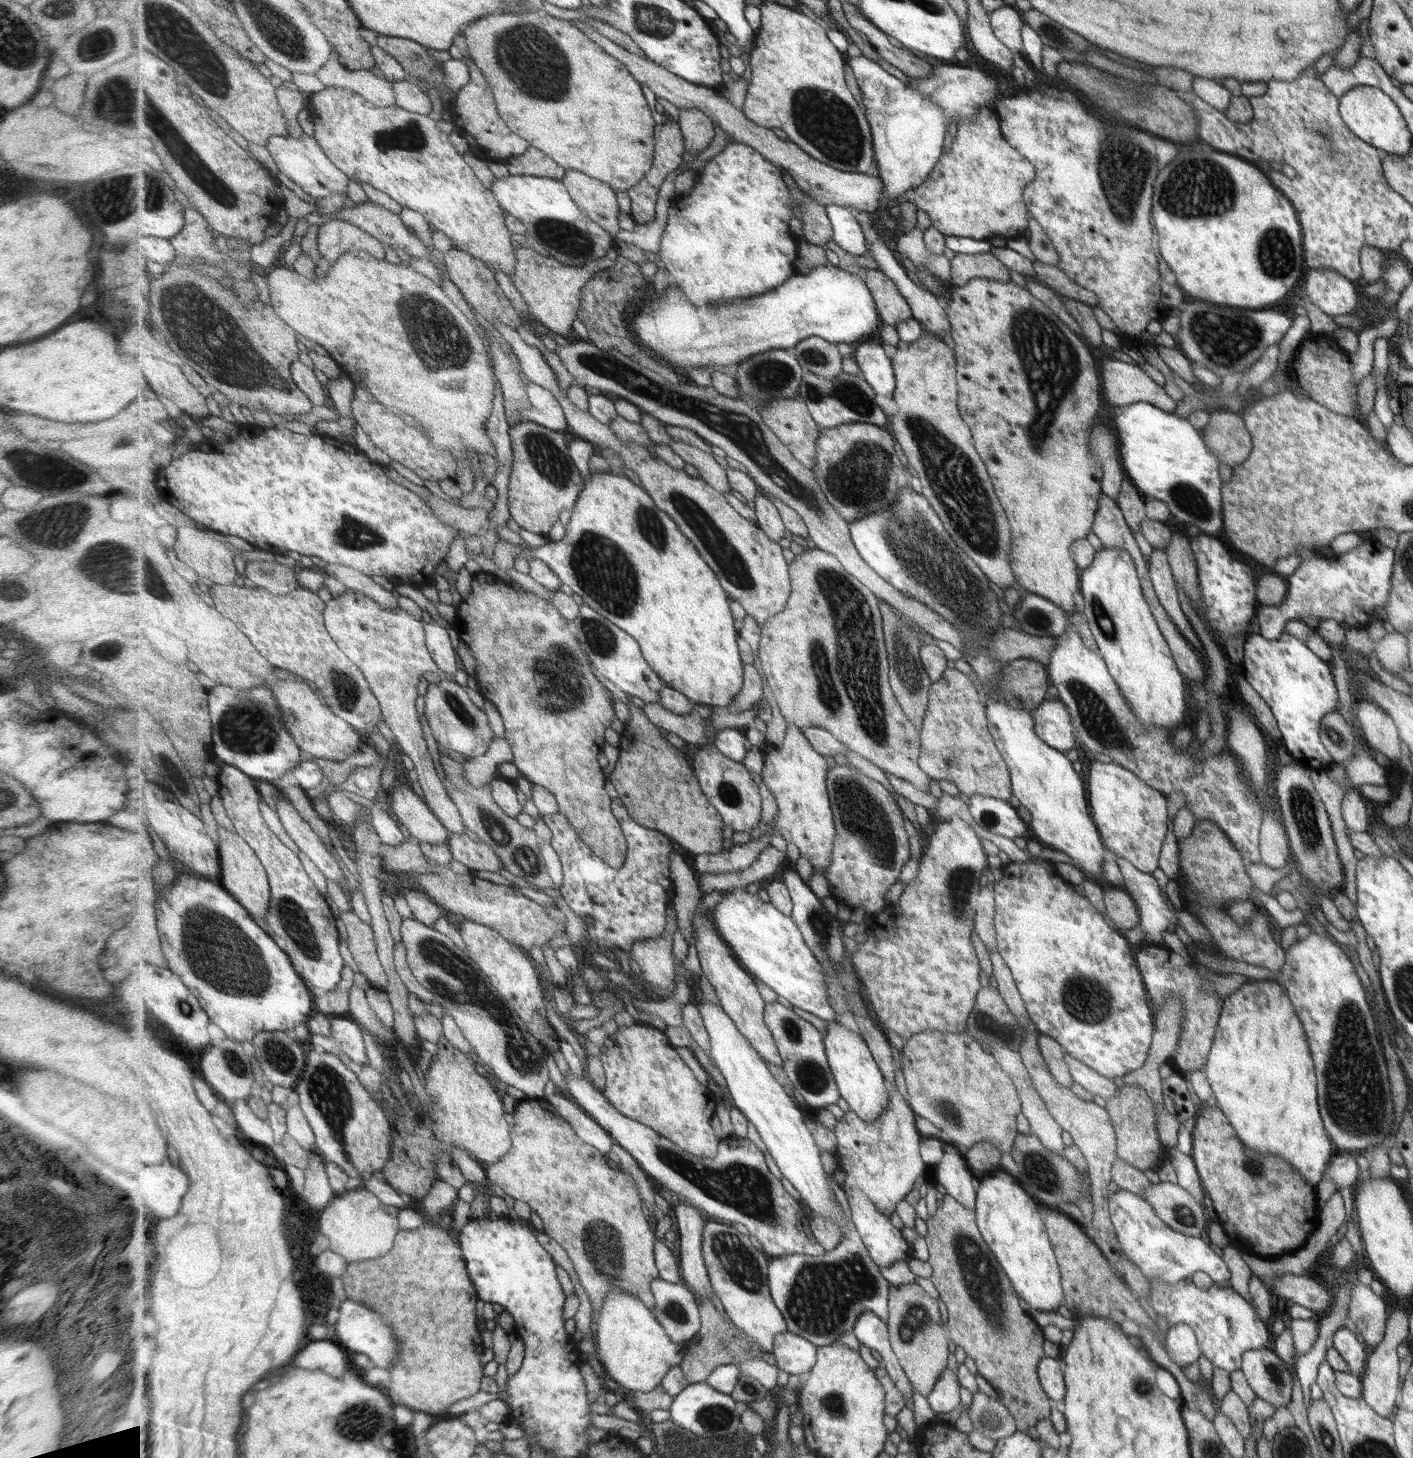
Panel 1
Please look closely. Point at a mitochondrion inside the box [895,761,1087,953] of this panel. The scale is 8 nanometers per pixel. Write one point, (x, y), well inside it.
(960, 882)

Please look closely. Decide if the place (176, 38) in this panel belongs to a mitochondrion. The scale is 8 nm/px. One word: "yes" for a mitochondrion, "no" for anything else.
yes

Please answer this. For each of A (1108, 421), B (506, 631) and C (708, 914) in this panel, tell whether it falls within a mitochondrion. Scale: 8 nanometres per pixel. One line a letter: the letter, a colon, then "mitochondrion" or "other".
A: other
B: other
C: other

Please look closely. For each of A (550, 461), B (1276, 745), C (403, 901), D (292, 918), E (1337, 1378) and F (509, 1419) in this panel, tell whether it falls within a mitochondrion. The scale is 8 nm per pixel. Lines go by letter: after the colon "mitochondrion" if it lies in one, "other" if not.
A: mitochondrion
B: other
C: other
D: mitochondrion
E: other
F: other

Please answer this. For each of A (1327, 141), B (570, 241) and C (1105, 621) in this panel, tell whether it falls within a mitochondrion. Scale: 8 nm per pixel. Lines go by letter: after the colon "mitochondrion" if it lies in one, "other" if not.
A: mitochondrion
B: mitochondrion
C: mitochondrion

